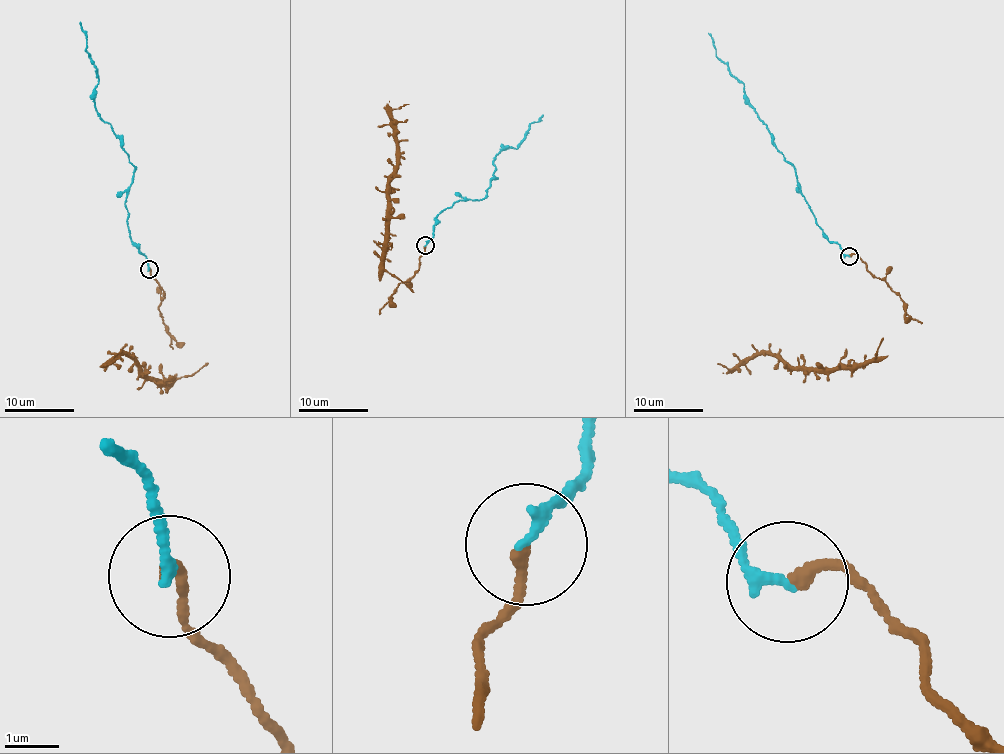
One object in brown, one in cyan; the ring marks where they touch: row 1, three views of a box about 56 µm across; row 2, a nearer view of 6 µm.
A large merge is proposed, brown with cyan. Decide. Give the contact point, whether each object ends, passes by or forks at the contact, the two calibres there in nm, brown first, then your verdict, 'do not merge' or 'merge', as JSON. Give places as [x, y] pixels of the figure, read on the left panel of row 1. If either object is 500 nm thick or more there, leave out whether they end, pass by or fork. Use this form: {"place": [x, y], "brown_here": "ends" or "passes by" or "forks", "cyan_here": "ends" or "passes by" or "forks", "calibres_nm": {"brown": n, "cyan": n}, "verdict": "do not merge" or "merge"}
{"place": [149, 269], "brown_here": "ends", "cyan_here": "ends", "calibres_nm": {"brown": 200, "cyan": 200}, "verdict": "merge"}

